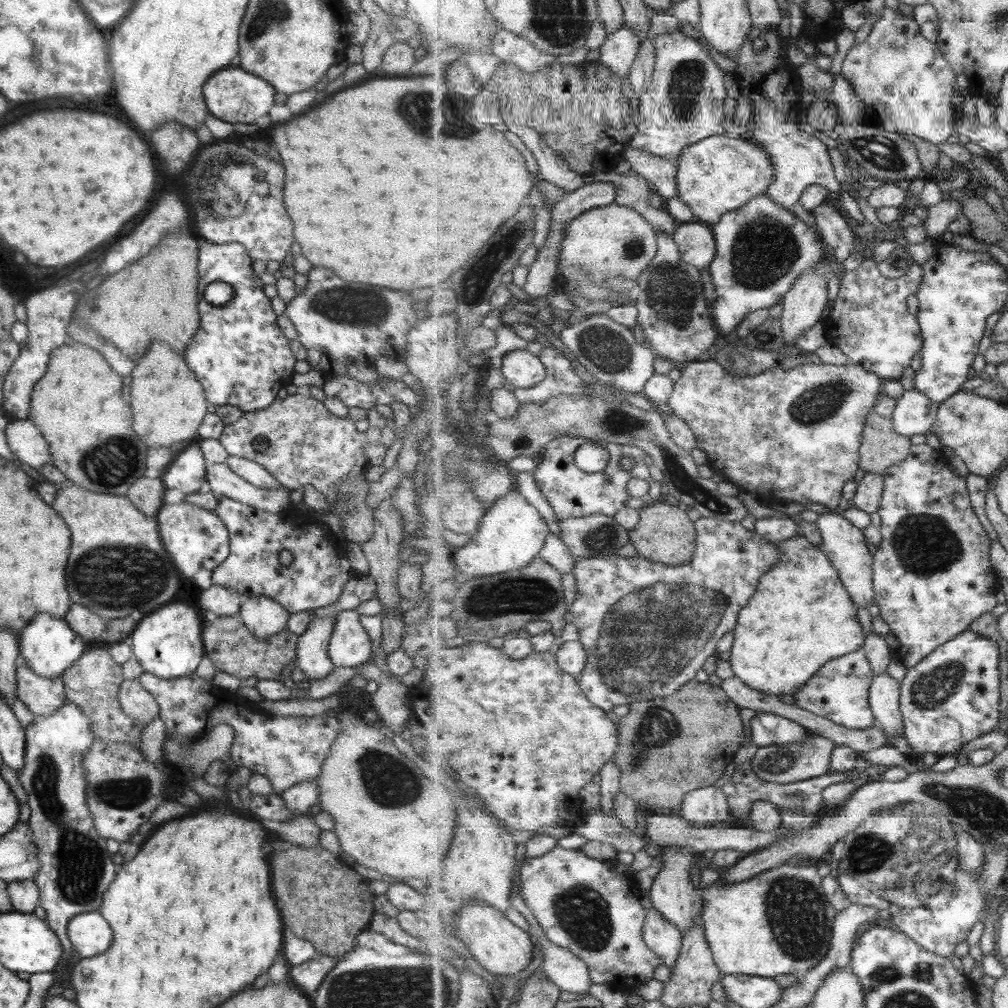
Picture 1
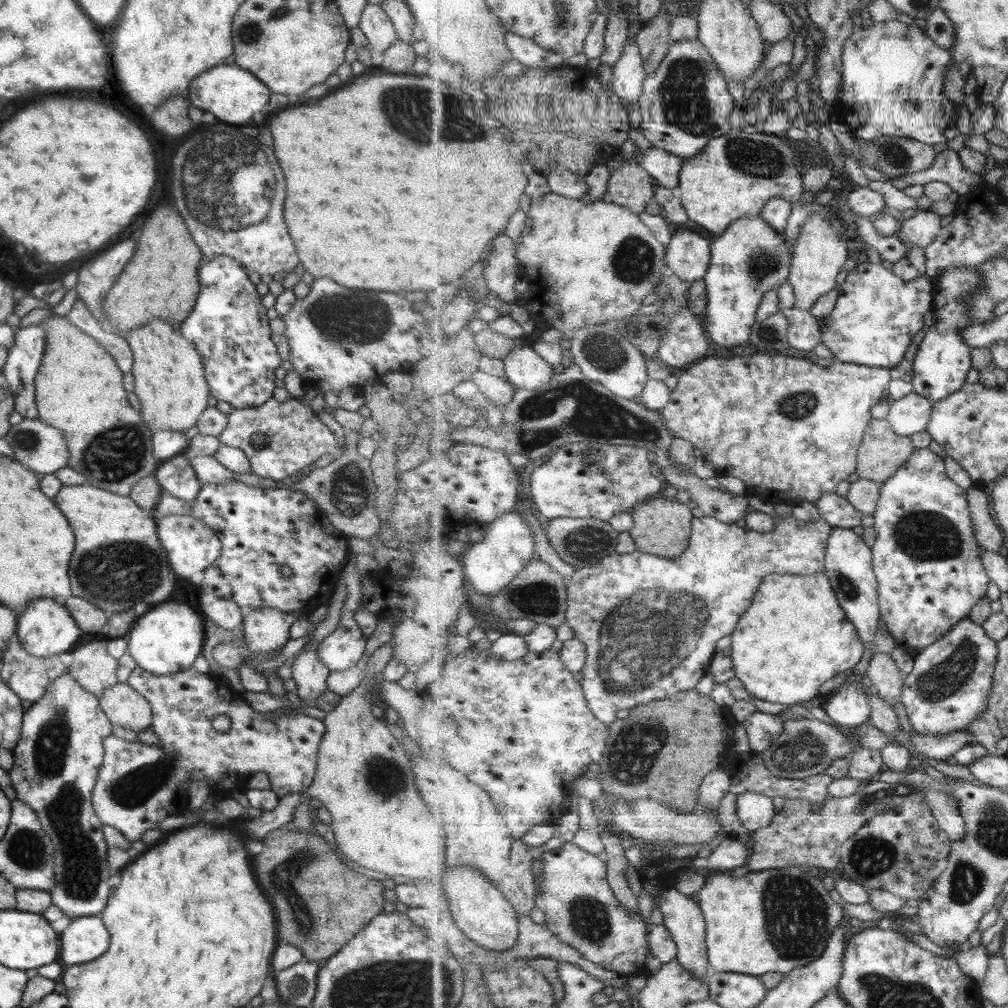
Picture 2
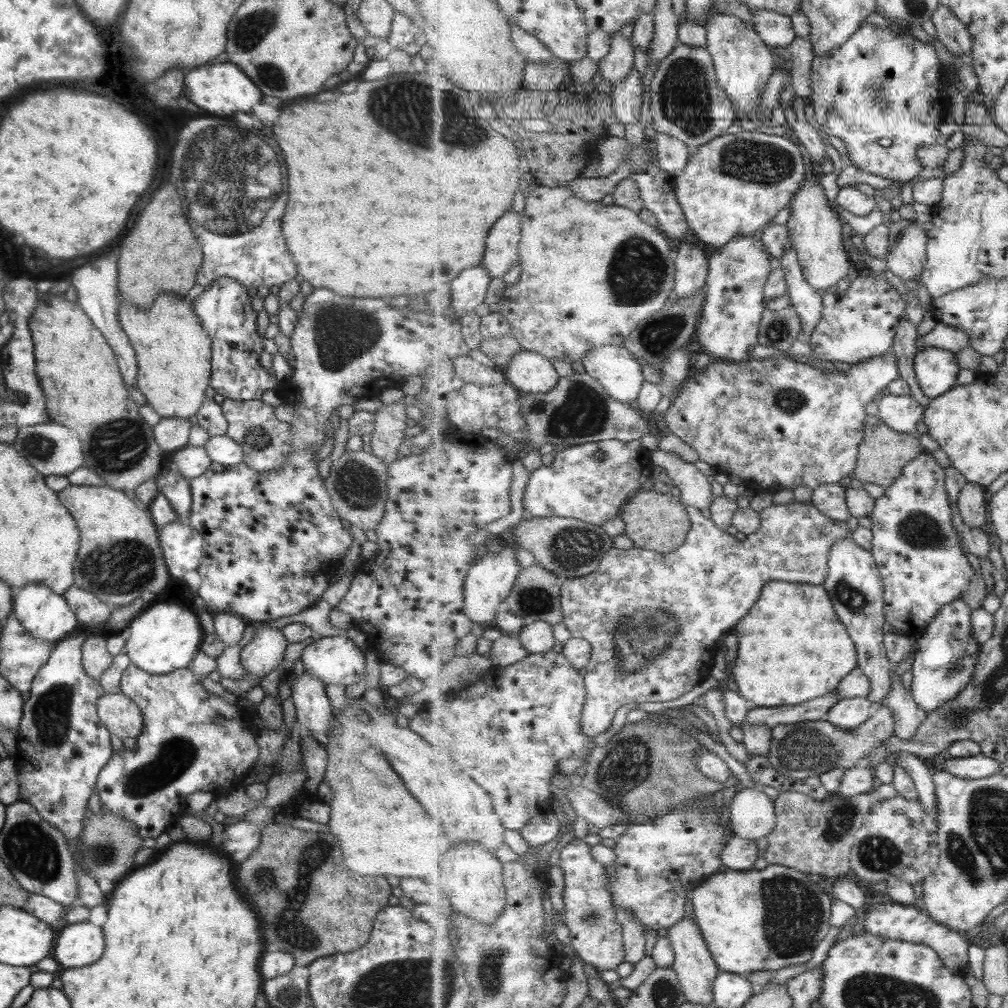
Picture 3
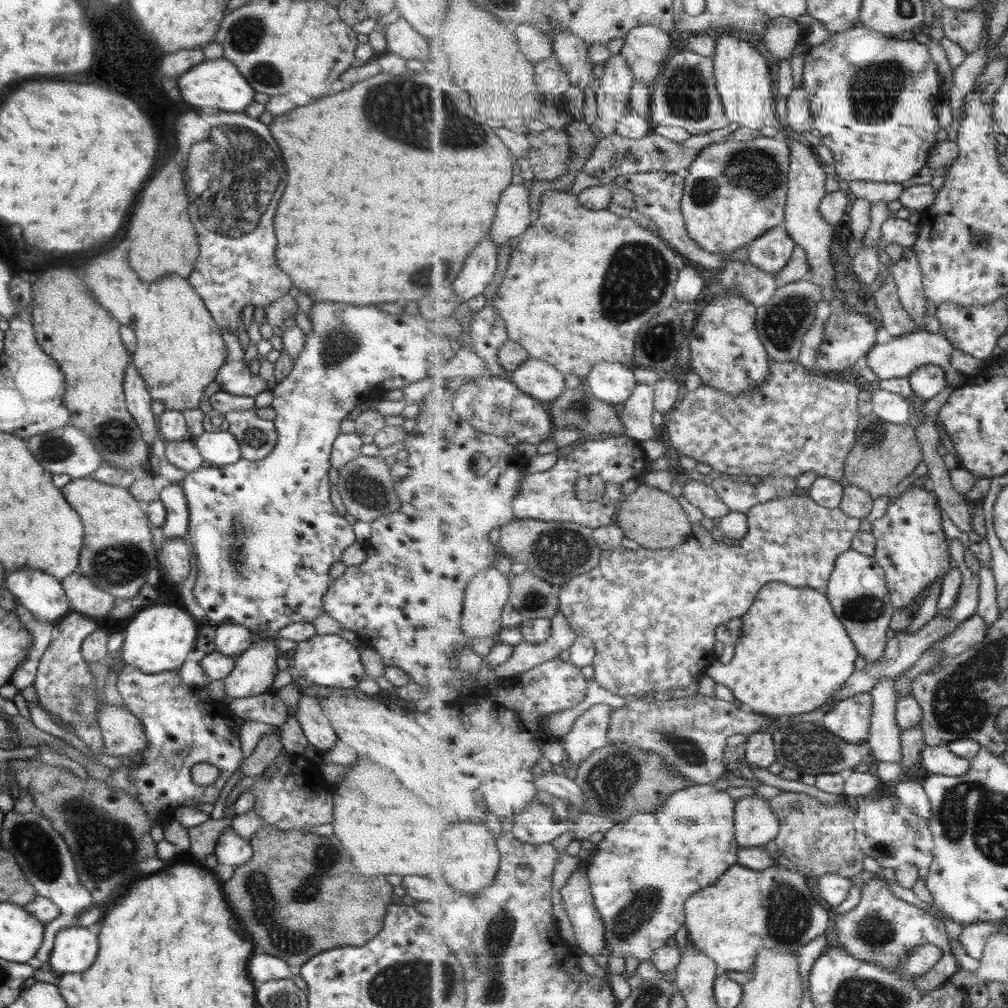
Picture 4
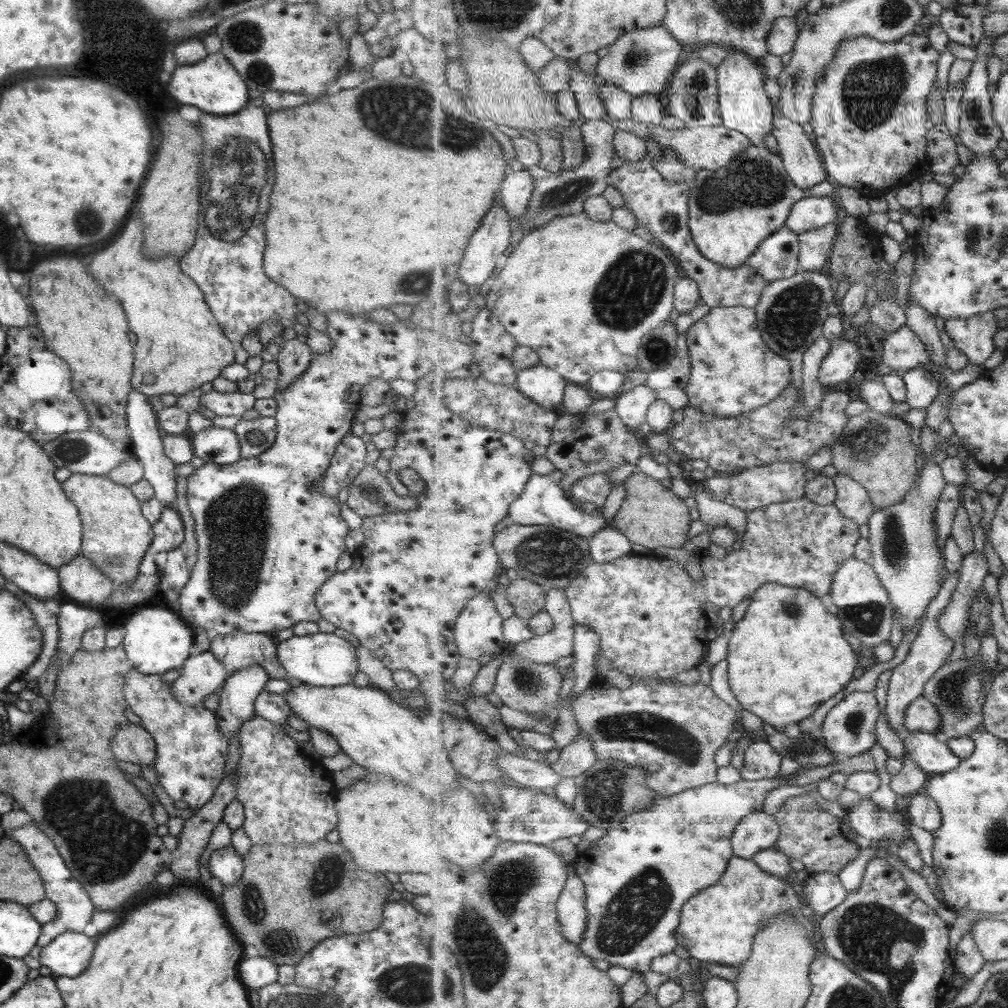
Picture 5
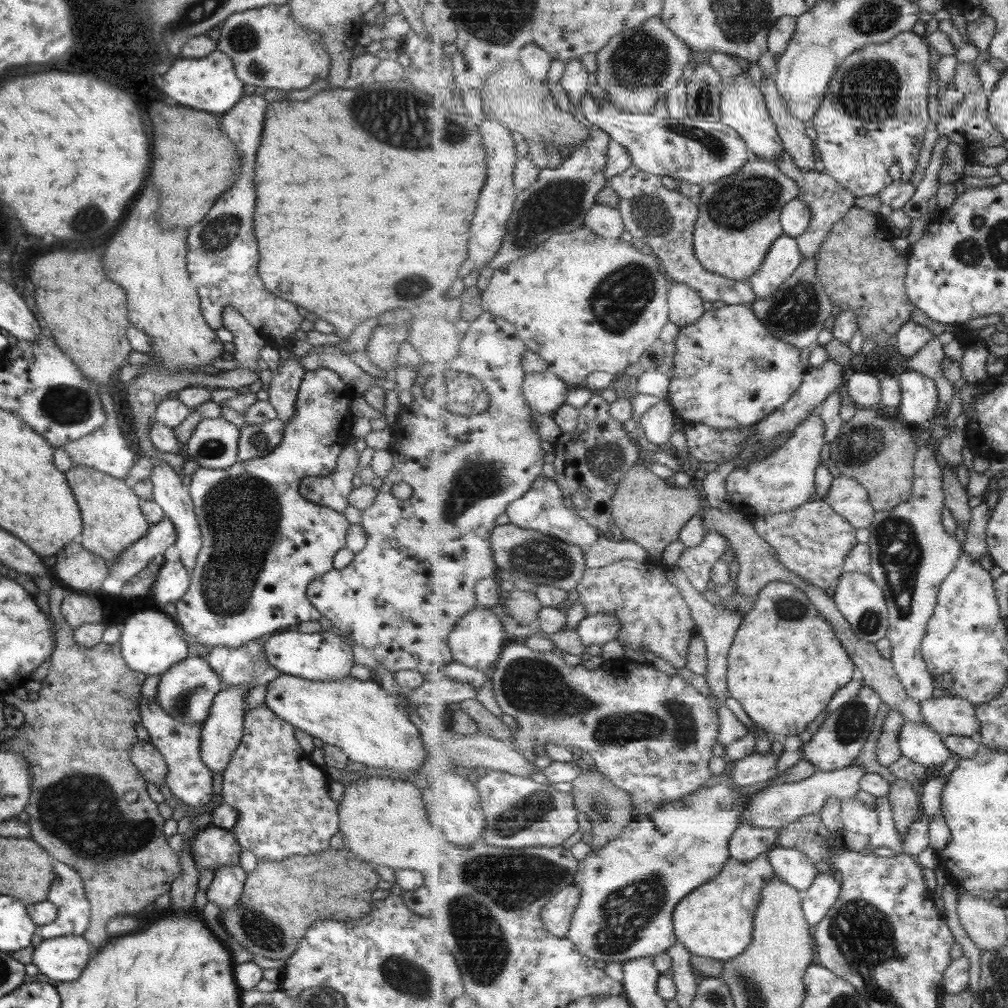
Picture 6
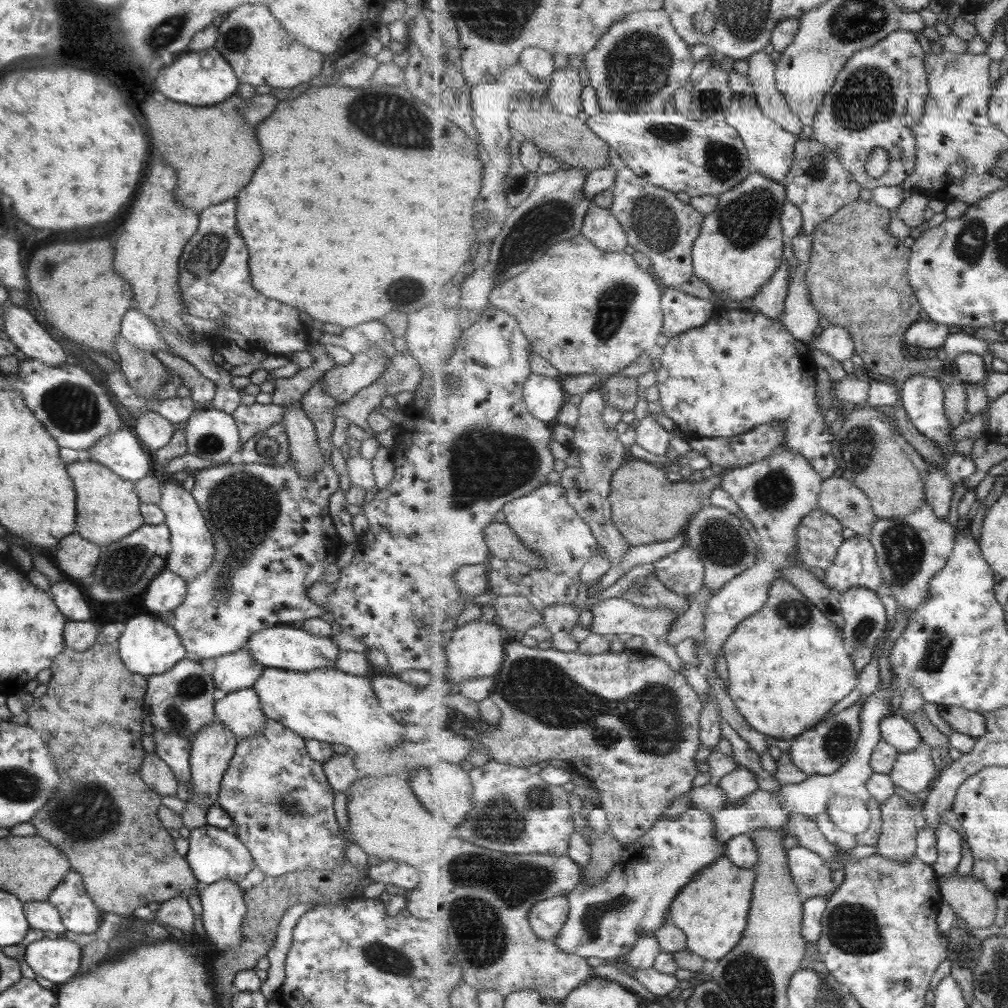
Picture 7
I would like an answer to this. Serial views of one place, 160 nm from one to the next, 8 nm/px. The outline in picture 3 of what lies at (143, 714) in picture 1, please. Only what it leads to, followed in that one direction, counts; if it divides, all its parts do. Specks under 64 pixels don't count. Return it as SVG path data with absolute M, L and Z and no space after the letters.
M120 692L103 693L96 702L96 713L111 736L137 738L142 729L140 707Z

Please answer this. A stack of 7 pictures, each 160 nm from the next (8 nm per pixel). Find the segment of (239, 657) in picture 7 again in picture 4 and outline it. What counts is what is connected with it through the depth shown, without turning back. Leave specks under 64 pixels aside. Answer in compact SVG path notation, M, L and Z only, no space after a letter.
M225 622L214 628L213 644L215 651L227 656L231 655L235 659L255 642L257 636L243 626Z

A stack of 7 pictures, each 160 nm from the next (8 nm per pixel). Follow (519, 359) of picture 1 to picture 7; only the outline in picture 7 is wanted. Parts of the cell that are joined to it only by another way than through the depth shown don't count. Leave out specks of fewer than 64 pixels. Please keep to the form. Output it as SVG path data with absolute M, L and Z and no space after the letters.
M533 372L524 385L524 398L531 414L553 425L569 395L561 378L549 378Z

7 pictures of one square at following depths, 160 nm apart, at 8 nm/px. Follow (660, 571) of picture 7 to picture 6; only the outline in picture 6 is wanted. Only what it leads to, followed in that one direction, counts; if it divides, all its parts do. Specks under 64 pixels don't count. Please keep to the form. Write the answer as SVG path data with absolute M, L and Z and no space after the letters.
M708 532L699 546L683 551L677 567L685 572L689 583L702 594L711 578L709 568L722 559L729 547L729 540L725 536L717 532Z

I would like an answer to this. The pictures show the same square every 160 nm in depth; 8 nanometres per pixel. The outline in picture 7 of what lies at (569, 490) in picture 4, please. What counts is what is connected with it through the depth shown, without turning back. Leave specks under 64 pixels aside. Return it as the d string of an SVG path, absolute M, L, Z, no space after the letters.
M547 482L528 496L509 502L502 511L505 523L511 526L531 551L545 559L547 568L534 569L523 562L507 560L504 569L491 569L488 572L488 592L498 596L525 596L541 612L551 605L575 602L582 569L591 558L601 554L601 546L592 529L568 502L566 490L560 483Z

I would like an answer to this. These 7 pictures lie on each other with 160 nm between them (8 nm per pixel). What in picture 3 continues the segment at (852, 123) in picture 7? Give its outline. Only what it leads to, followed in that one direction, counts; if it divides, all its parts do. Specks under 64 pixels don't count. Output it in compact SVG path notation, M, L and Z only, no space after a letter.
M864 24L861 29L857 30L845 45L839 46L837 50L833 50L831 56L827 58L815 58L813 60L813 76L811 76L811 88L813 88L813 94L810 96L811 104L814 107L814 116L820 125L820 129L827 135L836 136L846 146L848 150L848 164L854 164L865 172L888 178L889 180L896 180L896 182L909 182L918 178L924 166L919 162L917 158L919 147L924 145L935 145L937 138L941 136L939 132L939 124L941 119L947 116L947 112L951 108L951 96L948 89L948 78L945 76L945 66L939 60L937 52L935 52L935 46L932 44L925 44L921 40L917 40L912 34L895 34L891 32L889 26L883 29L883 26L873 26L871 24Z

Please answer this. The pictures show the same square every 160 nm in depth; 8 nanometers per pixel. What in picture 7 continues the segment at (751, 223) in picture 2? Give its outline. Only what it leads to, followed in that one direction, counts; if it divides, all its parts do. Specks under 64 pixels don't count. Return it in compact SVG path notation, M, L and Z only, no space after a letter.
M719 307L706 325L671 338L658 362L656 386L664 415L670 416L678 430L692 437L731 438L751 432L756 426L782 422L787 430L787 446L782 452L803 455L823 479L835 474L834 435L817 402L817 365L811 346L795 338L787 327L759 312L743 308Z

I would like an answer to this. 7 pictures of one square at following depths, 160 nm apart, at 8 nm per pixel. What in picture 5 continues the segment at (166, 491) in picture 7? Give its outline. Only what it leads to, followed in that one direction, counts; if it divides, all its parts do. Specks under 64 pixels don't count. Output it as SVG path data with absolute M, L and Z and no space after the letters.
M136 390L128 392L125 409L126 433L130 440L129 452L142 466L142 478L145 479L154 492L155 499L162 507L174 507L175 501L175 465L162 451L162 432L156 421L156 413L151 409L148 397Z

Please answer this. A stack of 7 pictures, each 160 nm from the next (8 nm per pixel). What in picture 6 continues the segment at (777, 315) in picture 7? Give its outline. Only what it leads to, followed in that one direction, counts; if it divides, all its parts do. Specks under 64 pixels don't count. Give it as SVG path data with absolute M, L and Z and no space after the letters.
M782 234L771 246L762 268L749 280L758 299L773 297L775 291L800 267L803 259L797 239Z

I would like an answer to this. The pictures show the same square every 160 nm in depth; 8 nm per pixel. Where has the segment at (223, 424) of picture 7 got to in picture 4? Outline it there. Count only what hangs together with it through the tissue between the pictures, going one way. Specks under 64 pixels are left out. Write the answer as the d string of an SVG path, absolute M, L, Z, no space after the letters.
M227 430L223 432L203 431L192 440L199 456L212 466L225 466L241 459L236 438Z

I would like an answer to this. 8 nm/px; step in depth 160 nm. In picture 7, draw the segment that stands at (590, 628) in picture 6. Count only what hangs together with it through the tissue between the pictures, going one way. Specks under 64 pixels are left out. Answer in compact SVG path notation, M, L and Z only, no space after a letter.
M613 597L600 600L591 608L592 632L601 636L610 635L630 635L643 638L643 648L645 653L655 655L665 659L675 670L684 671L684 660L678 655L676 647L667 644L667 634L671 630L671 623L675 621L676 614L671 609L663 607L653 607L646 609L631 602L625 597Z

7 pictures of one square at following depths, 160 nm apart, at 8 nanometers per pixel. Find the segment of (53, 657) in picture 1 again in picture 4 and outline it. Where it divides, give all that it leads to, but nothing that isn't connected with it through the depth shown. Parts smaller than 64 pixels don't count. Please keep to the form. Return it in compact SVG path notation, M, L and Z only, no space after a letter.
M17 568L5 572L3 586L37 620L55 626L64 614L70 610L67 596L63 592L60 580L31 568Z

